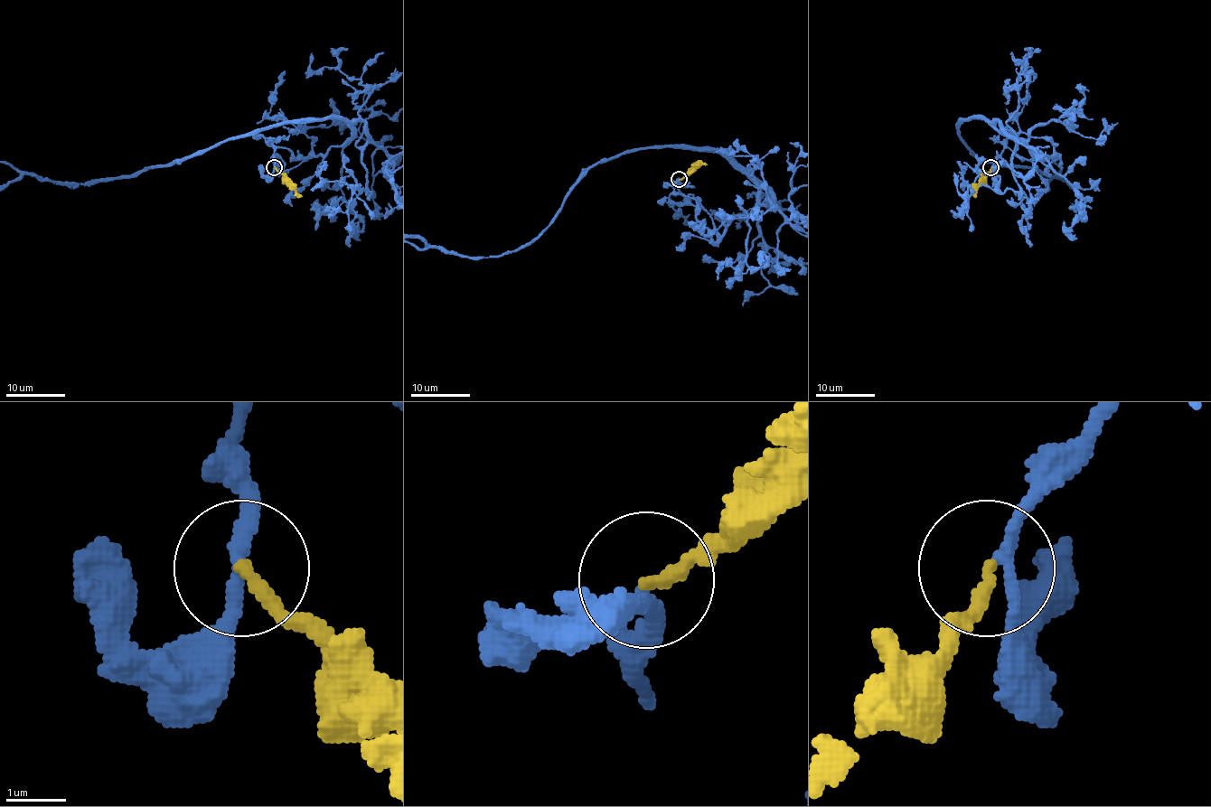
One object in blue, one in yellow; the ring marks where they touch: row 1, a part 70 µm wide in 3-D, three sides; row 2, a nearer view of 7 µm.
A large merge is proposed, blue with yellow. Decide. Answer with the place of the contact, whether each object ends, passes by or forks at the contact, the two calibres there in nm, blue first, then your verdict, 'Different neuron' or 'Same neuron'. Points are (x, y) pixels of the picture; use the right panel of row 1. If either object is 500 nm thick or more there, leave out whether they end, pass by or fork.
Place: (990, 167). At the ring blue passes by. At the ring yellow ends. Thickness 200 nm (blue) against 220 nm. Same neuron

